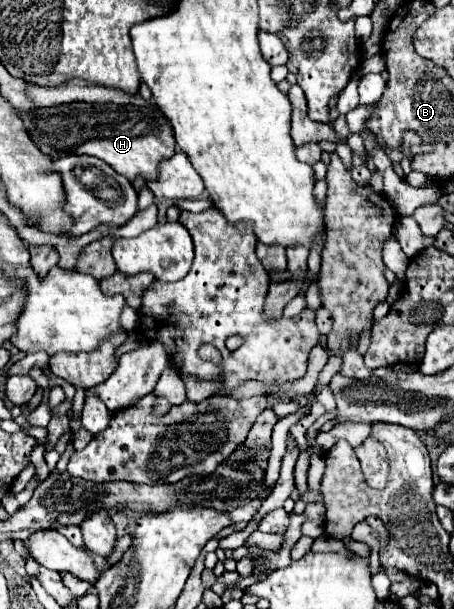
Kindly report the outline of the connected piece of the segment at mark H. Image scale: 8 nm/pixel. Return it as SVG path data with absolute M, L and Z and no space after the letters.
M66 103L56 107L40 107L34 113L22 113L18 115L24 119L24 125L28 133L32 135L32 141L38 145L38 149L54 159L60 159L70 153L80 155L92 155L98 157L110 167L114 167L118 173L122 173L126 179L134 181L136 177L144 177L146 181L154 181L158 177L158 167L164 159L170 159L176 153L176 141L170 121L164 117L164 113L154 105L116 105L116 103Z

